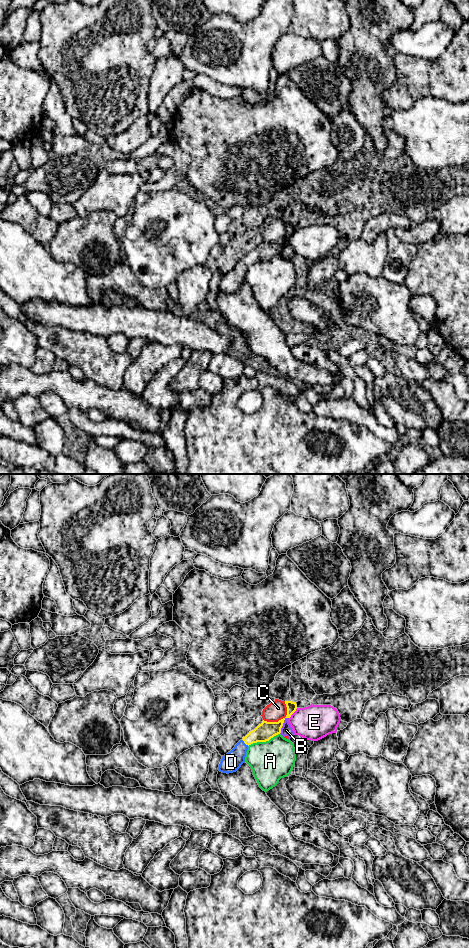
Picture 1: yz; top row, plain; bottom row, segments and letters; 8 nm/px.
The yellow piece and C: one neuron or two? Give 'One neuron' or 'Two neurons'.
Two neurons

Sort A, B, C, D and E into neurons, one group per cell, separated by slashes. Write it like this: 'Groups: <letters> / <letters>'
Groups: A / B C / D / E

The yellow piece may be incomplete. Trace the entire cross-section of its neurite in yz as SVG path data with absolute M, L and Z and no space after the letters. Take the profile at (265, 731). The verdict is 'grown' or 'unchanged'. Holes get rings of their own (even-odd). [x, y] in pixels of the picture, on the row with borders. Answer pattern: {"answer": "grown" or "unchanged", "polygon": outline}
{"answer": "grown", "polygon": "M285 718L278 722L262 721L254 730L250 731L235 747L222 756L218 770L222 773L236 772L243 763L245 763L248 746L257 742L269 741L274 736L281 733Z"}

